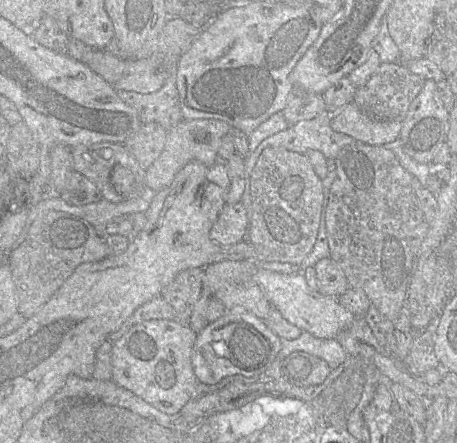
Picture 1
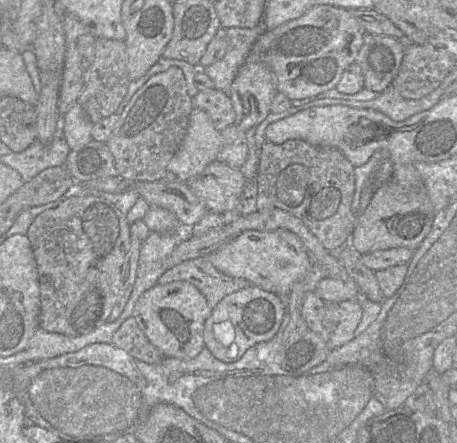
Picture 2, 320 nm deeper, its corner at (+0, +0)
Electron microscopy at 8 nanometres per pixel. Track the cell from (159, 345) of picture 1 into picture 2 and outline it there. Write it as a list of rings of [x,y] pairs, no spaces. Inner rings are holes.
[[[178,281],[157,284],[146,291],[136,303],[131,317],[164,358],[191,360],[204,348],[203,330],[211,313],[205,297],[194,285]]]

